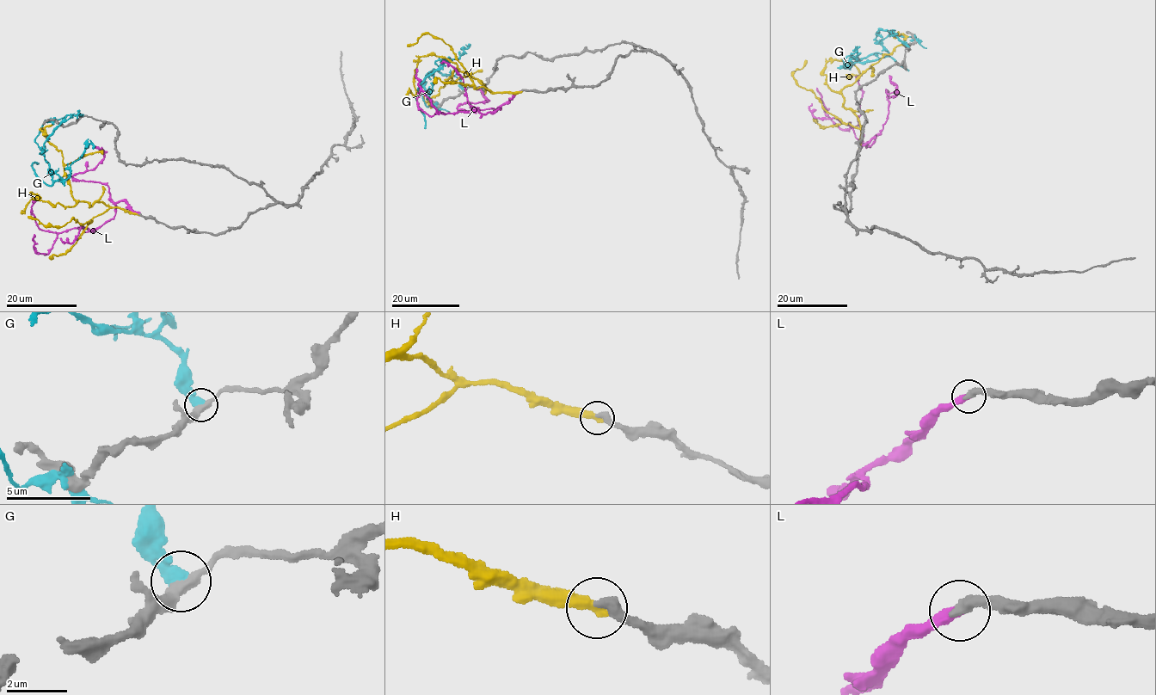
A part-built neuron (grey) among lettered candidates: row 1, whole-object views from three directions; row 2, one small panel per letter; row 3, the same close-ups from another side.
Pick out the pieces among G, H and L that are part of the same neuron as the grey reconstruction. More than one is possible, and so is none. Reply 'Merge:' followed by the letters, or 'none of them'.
Merge: L

